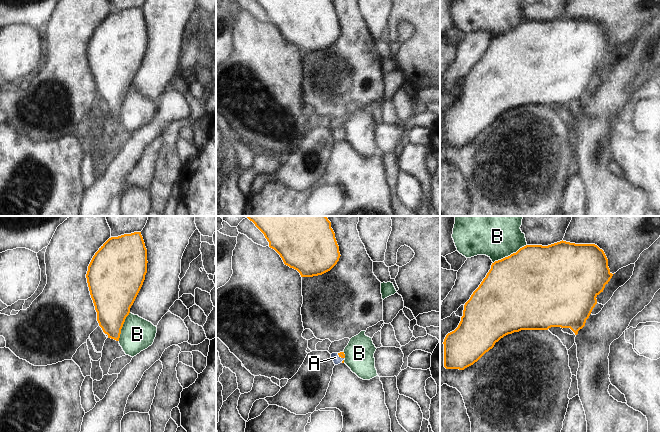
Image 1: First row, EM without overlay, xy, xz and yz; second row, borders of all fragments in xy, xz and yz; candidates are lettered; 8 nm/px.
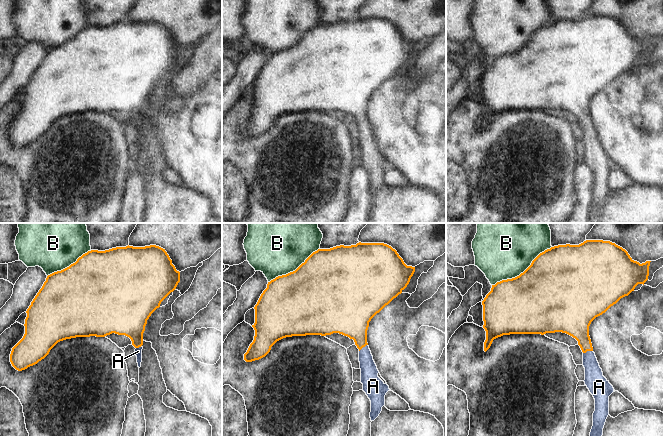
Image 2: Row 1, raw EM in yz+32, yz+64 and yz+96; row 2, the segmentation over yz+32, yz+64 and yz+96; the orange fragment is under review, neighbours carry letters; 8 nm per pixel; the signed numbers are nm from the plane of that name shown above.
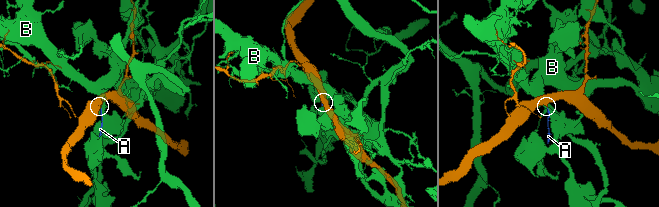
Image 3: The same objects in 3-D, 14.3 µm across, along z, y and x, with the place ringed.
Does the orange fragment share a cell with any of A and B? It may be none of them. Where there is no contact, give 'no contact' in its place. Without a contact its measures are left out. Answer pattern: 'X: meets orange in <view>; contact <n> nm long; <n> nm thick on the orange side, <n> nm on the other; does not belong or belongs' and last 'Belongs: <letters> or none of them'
A: meets orange in xz; contact 90 nm long; 50 nm thick on the orange side, 70 nm on the other; belongs
B: meets orange in yz; contact 320 nm long; 500 nm thick on the orange side, 440 nm on the other; does not belong
Belongs: A

